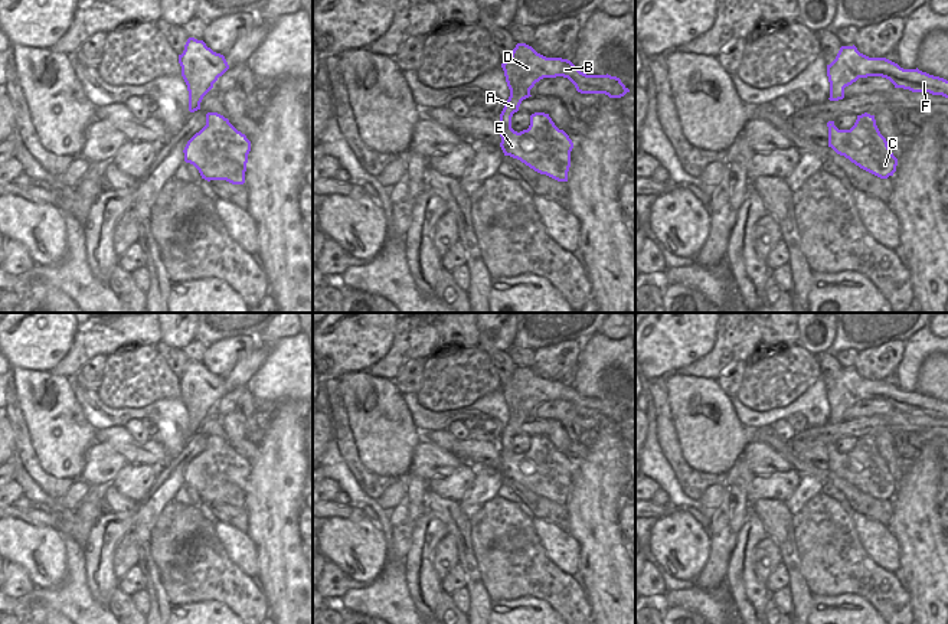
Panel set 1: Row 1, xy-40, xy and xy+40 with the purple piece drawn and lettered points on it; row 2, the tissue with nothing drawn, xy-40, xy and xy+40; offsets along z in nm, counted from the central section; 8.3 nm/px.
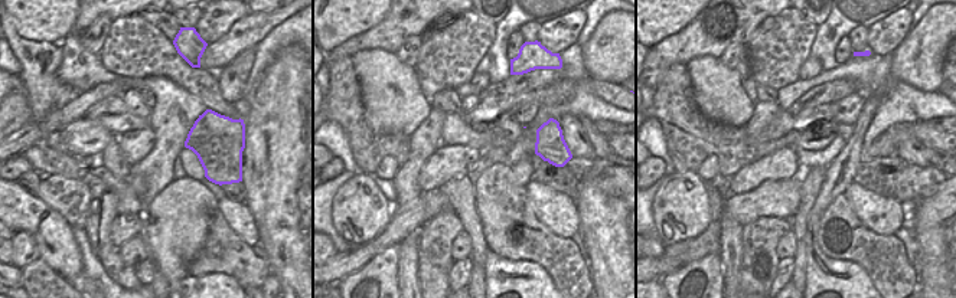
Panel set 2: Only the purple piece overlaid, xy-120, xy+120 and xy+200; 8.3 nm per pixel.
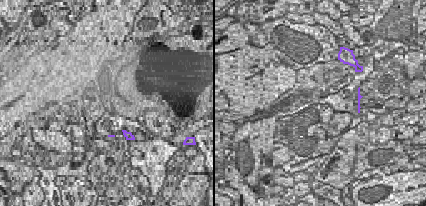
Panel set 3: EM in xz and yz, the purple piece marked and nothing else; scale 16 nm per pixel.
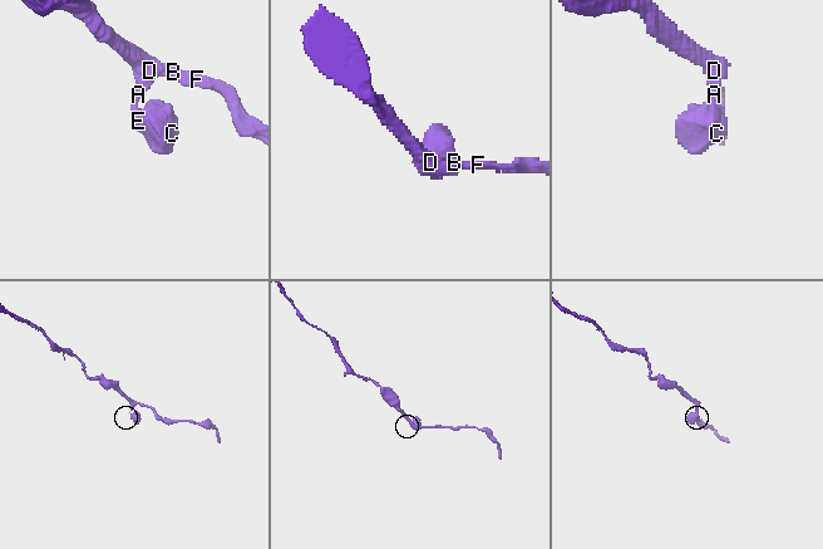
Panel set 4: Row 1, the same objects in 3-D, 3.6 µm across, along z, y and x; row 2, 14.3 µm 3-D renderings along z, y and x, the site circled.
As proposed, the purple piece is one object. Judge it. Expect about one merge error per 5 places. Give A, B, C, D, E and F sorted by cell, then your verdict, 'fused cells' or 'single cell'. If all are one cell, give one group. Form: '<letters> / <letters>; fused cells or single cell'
A B C D E F; single cell

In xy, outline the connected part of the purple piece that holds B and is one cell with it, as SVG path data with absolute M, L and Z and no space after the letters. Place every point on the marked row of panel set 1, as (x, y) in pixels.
M517 43L511 56L501 63L510 97L500 114L500 147L504 156L520 160L535 171L558 182L568 182L573 143L559 130L549 114L535 112L530 125L520 133L511 128L511 117L530 89L543 78L568 78L581 94L605 94L621 98L630 89L620 78L611 75L586 75L571 61L546 58L526 43Z

